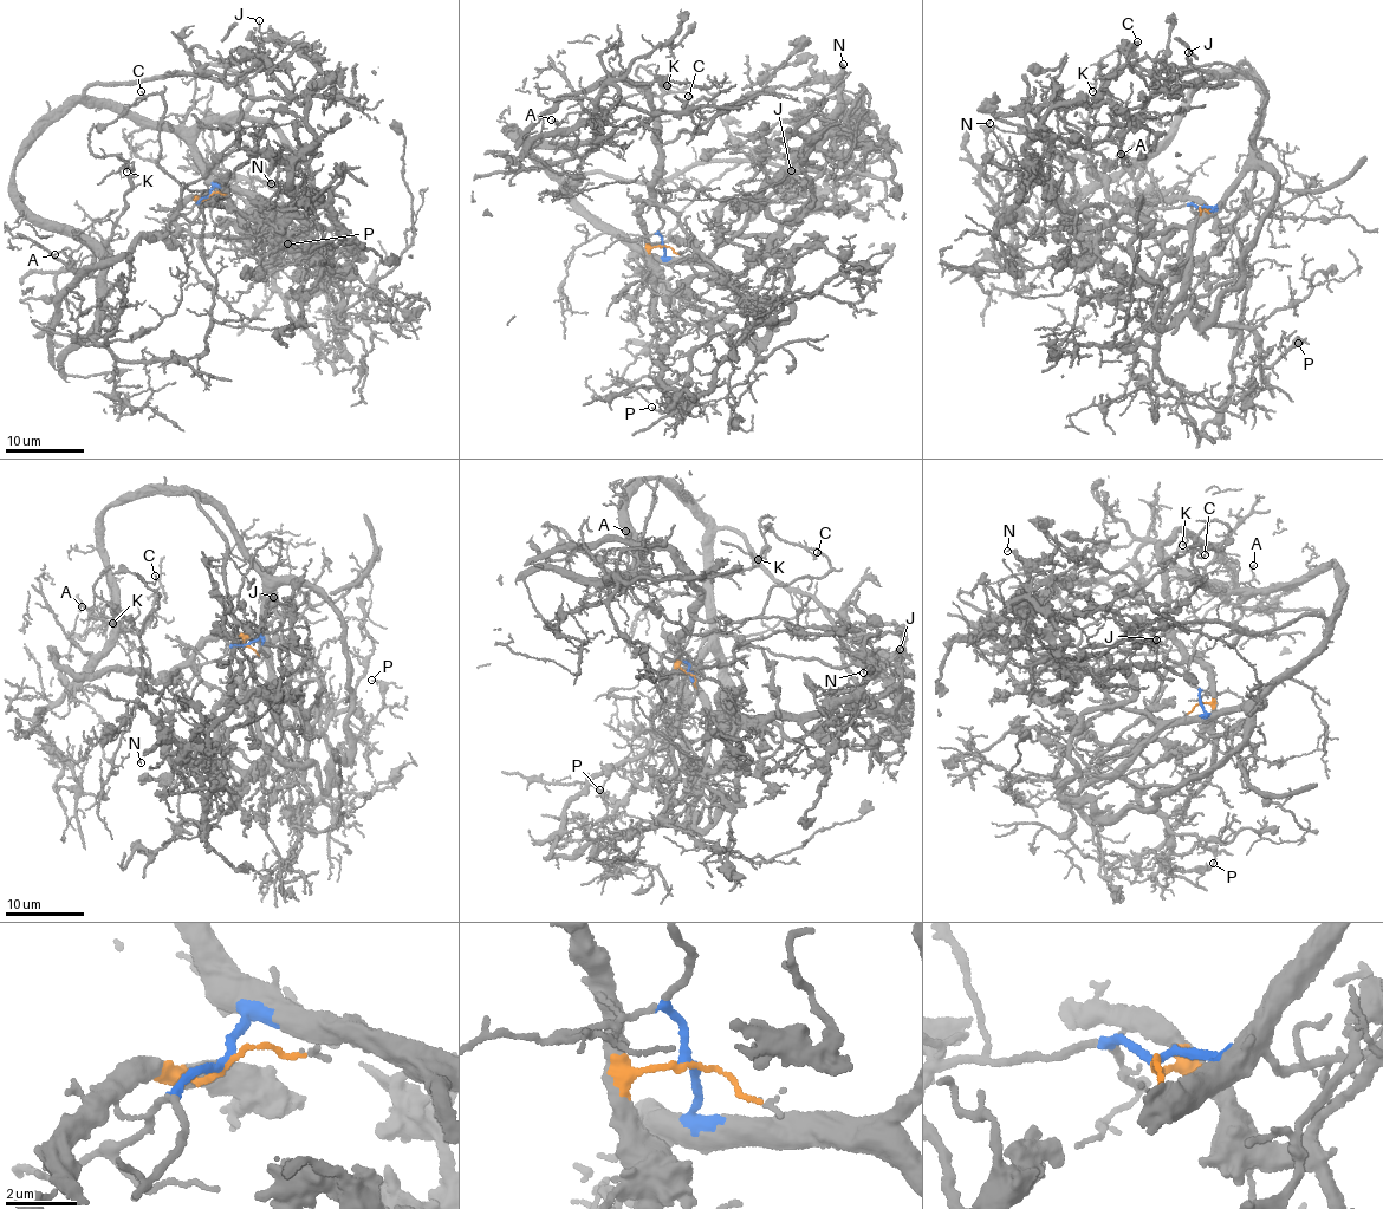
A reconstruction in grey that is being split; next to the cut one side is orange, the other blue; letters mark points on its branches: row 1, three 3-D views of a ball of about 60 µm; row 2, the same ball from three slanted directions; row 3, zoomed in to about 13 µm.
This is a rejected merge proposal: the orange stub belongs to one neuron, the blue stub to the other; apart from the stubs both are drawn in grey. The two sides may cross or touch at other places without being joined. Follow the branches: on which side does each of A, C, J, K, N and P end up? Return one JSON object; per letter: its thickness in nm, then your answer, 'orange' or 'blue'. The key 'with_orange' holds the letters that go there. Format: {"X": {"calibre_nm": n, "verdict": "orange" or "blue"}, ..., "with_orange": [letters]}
{"A": {"calibre_nm": 140, "verdict": "blue"}, "C": {"calibre_nm": 110, "verdict": "orange"}, "J": {"calibre_nm": 110, "verdict": "blue"}, "K": {"calibre_nm": 90, "verdict": "blue"}, "N": {"calibre_nm": 70, "verdict": "blue"}, "P": {"calibre_nm": 110, "verdict": "blue"}, "with_orange": ["C"]}

